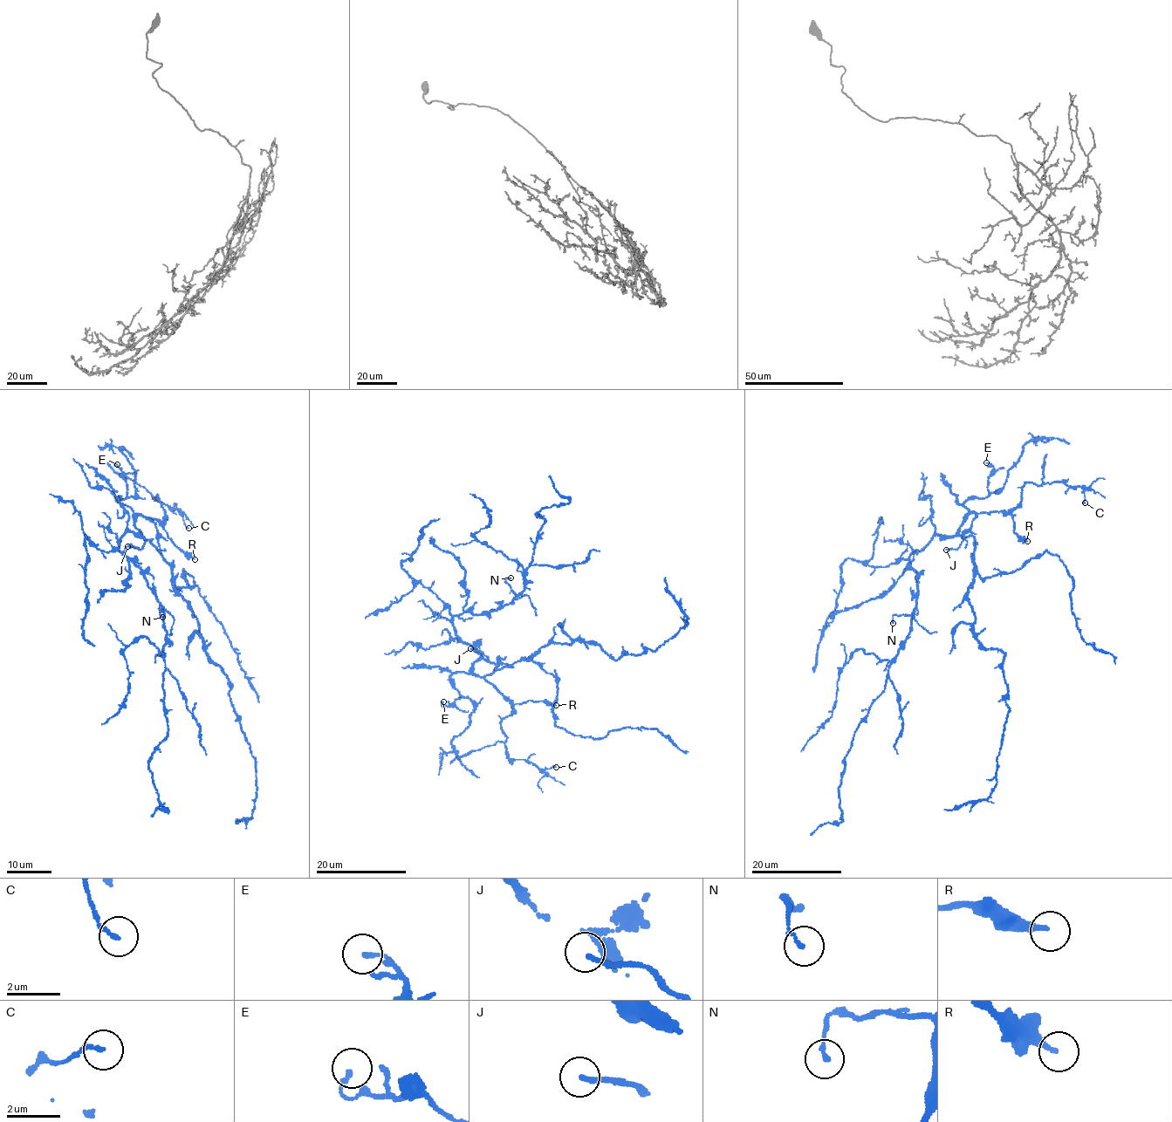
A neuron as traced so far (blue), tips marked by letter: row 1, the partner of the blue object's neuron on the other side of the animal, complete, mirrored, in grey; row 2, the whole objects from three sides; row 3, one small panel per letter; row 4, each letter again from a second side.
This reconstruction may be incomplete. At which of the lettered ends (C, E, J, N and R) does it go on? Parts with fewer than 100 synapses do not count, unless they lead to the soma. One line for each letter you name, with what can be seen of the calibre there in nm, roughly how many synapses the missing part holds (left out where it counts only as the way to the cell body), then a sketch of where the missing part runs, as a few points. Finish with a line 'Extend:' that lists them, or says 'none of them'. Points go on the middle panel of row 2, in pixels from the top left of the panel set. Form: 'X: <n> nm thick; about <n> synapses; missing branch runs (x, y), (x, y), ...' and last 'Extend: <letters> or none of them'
J: 160 nm thick; missing branch runs (470, 648), (434, 636), (428, 647), (367, 657), (352, 652), (346, 667), (339, 640)
Extend: J

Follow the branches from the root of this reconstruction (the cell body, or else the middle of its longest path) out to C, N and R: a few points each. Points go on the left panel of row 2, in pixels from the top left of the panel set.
C: (137, 536), (137, 515), (161, 523), (165, 518), (157, 496), (153, 498), (176, 508), (188, 528)
N: (137, 536), (126, 530), (119, 541), (119, 549), (140, 568), (147, 586), (161, 605), (162, 617)
R: (137, 536), (141, 534), (135, 525), (137, 515), (161, 521), (170, 540), (195, 559)

